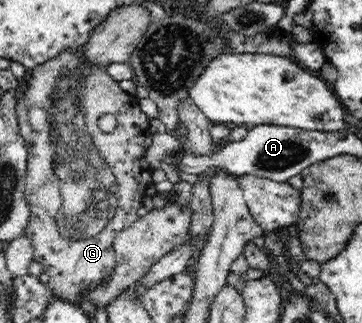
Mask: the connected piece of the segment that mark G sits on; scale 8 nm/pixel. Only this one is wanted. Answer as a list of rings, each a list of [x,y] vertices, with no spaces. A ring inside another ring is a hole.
[[[76,51],[76,53],[63,53],[60,57],[29,70],[25,78],[28,82],[28,90],[18,102],[16,108],[21,136],[24,137],[27,144],[28,159],[26,170],[28,178],[25,178],[25,200],[29,205],[31,215],[24,233],[26,233],[26,236],[32,241],[32,245],[34,245],[34,260],[41,262],[44,272],[50,276],[51,281],[48,287],[50,287],[52,295],[55,298],[64,297],[66,302],[72,302],[76,296],[84,294],[82,290],[88,290],[92,284],[105,282],[112,277],[116,266],[116,249],[114,249],[116,236],[124,228],[128,228],[139,219],[136,212],[143,206],[143,196],[146,195],[146,190],[155,184],[151,180],[153,168],[145,157],[146,141],[150,135],[151,119],[140,109],[136,96],[126,93],[118,87],[117,81],[112,79],[108,74],[107,67],[88,67],[88,65],[84,65],[82,59],[80,59],[79,51]],[[102,114],[116,116],[117,127],[113,132],[103,133],[98,125],[96,125],[98,118]]]

